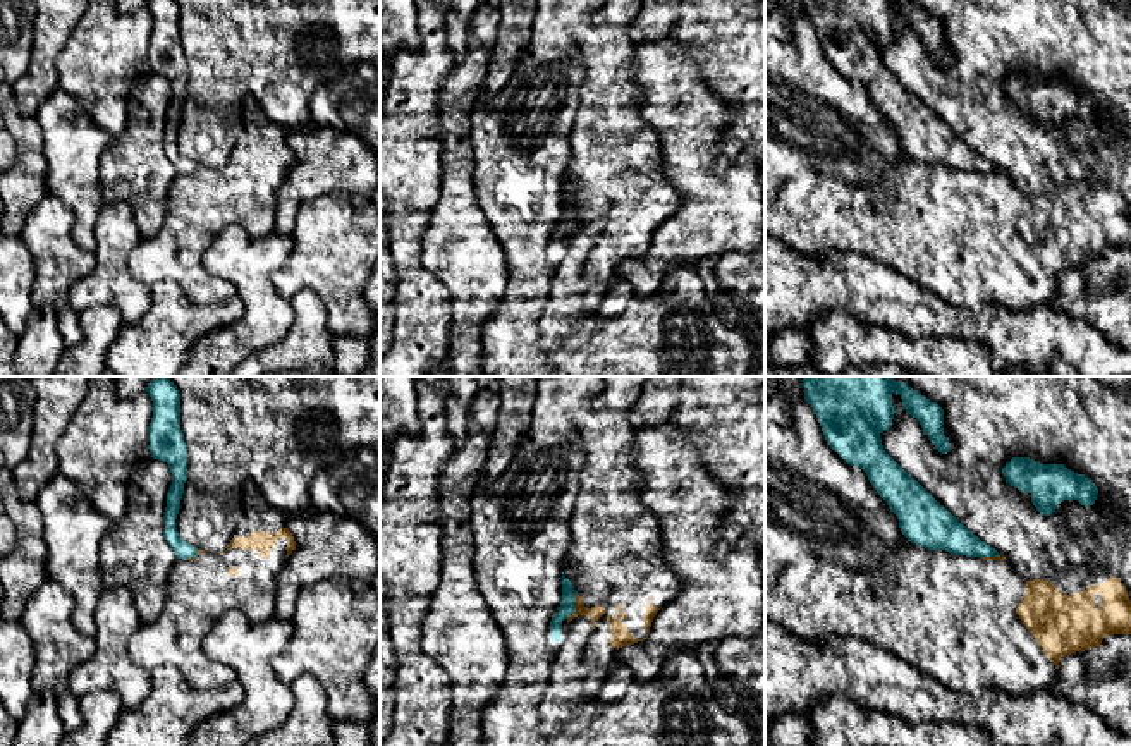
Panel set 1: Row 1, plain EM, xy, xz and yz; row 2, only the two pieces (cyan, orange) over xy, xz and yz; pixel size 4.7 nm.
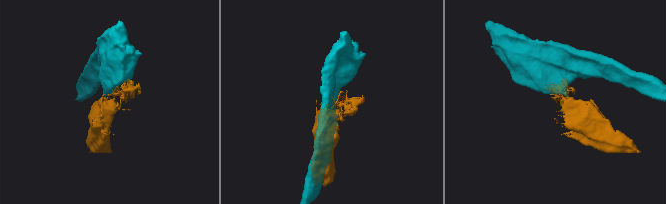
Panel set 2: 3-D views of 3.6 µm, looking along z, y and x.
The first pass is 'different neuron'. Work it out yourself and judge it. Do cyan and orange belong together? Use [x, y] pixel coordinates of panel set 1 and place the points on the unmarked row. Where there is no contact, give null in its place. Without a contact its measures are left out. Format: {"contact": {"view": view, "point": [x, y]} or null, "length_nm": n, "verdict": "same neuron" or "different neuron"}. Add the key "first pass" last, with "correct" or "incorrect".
{"contact": {"view": "xz", "point": [574, 220]}, "length_nm": 140, "verdict": "different neuron", "first pass": "correct"}

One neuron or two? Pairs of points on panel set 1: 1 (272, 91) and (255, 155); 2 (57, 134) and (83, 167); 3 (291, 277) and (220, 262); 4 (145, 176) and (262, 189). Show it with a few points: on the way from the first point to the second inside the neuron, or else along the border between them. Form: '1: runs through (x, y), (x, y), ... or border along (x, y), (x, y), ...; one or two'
1: border along (251, 97), (268, 117), (287, 128); two
2: runs through (66, 143), (73, 150), (74, 158); one
3: border along (291, 236), (291, 256), (274, 277), (286, 299); two
4: border along (177, 174), (169, 189), (164, 219); two

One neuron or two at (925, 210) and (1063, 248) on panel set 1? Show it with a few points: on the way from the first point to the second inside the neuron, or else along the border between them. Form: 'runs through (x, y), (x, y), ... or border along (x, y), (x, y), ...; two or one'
runs through (959, 234), (996, 244), (1028, 244); one

